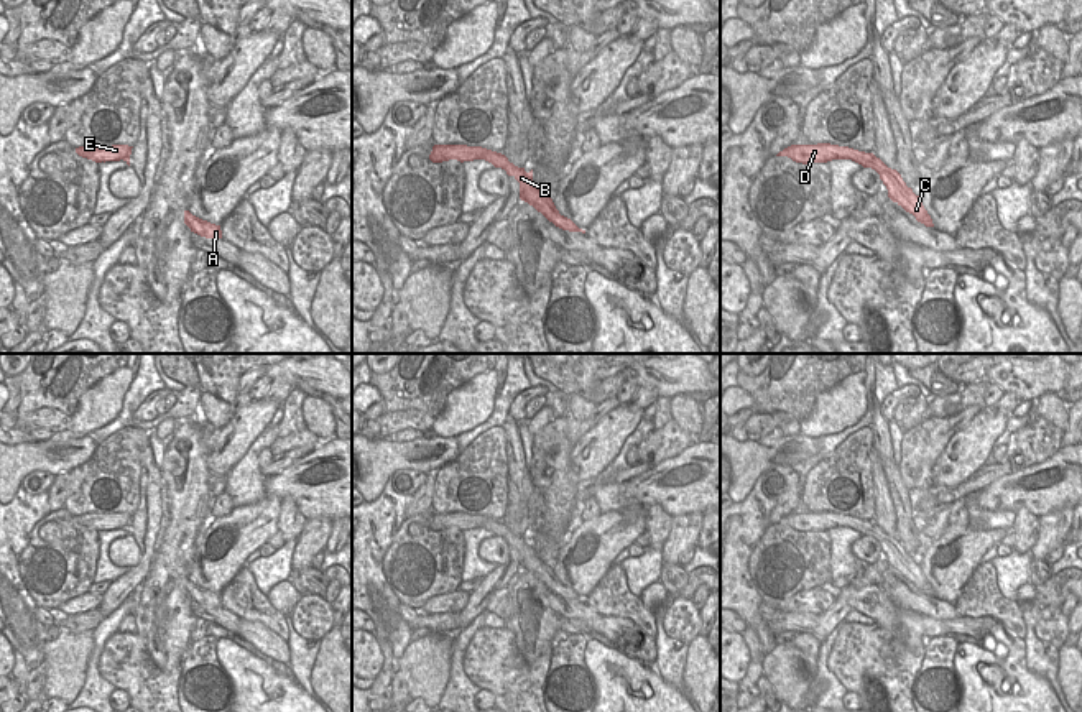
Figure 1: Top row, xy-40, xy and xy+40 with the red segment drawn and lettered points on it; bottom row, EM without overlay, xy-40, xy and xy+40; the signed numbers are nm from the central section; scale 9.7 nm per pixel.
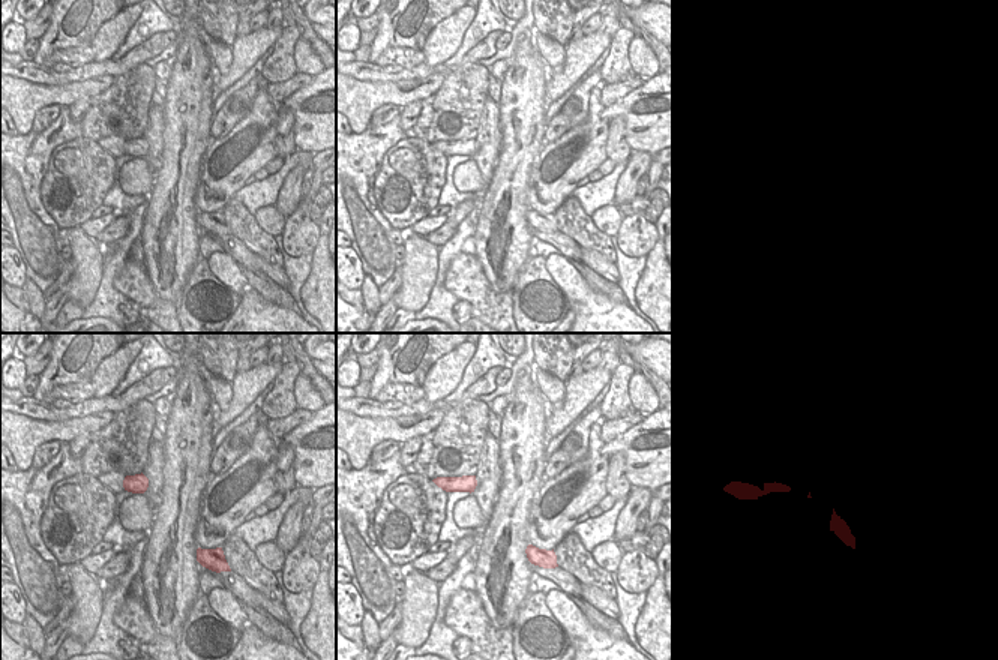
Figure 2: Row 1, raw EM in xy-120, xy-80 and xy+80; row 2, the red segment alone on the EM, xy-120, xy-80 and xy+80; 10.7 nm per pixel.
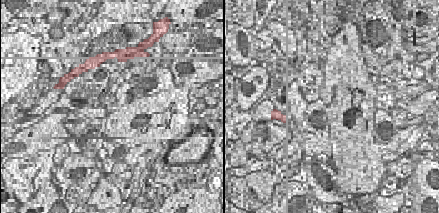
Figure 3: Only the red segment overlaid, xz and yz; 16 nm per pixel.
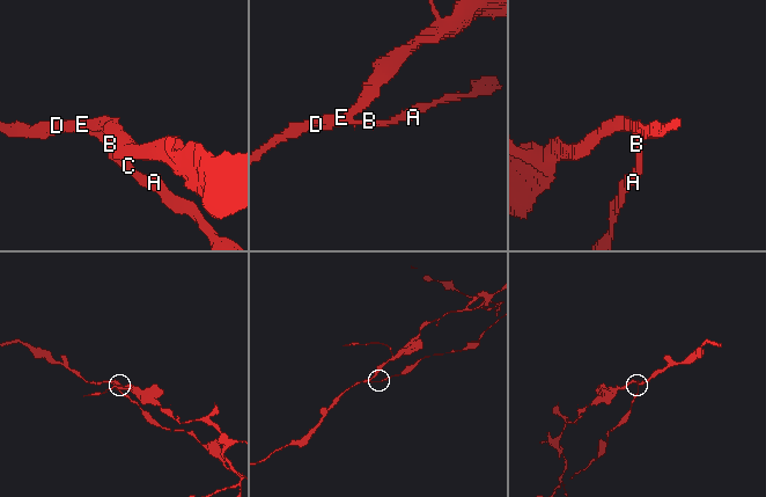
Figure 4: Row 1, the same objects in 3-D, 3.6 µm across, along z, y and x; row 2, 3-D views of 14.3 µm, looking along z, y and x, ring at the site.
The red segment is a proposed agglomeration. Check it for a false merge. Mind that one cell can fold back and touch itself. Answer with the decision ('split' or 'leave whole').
split

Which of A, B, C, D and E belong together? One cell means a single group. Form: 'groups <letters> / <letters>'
groups A B C / D E

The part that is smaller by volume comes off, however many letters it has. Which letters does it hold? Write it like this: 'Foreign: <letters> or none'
Foreign: A, B, C

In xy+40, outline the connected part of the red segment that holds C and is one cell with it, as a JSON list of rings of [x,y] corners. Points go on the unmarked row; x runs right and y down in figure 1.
[[[855,526],[852,528],[863,536],[872,536],[880,543],[880,548],[888,557],[888,566],[901,574],[906,580],[913,582],[918,590],[924,592],[926,595],[934,595],[931,584],[924,577],[919,564],[913,561],[911,556],[906,554],[901,543],[896,538],[888,536],[880,526],[865,528]]]

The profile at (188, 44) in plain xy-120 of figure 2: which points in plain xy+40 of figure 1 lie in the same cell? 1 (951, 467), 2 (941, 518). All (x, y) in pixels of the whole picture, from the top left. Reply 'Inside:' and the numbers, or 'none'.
Inside: none

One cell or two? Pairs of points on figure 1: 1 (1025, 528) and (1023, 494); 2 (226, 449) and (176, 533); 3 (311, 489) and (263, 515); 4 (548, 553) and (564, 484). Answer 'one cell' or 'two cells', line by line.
1: two cells
2: two cells
3: two cells
4: one cell

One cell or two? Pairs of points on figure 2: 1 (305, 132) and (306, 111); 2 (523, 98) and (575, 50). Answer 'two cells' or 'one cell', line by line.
1: one cell
2: two cells

